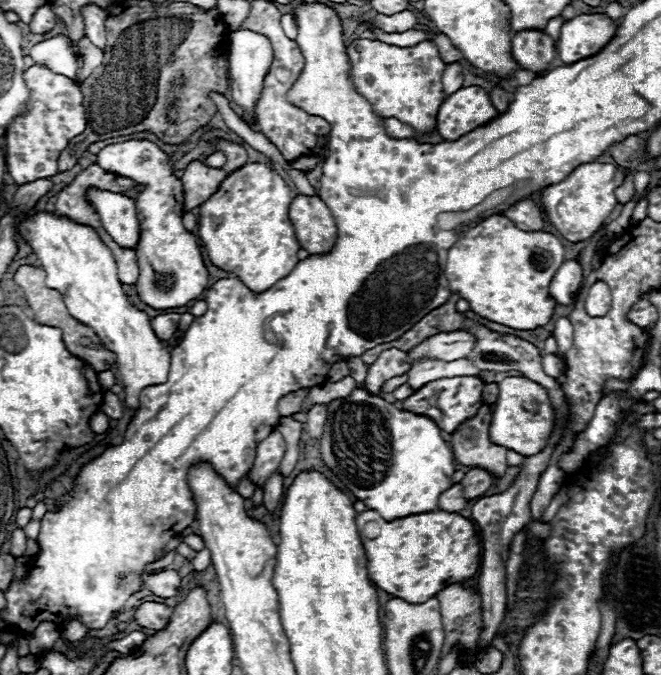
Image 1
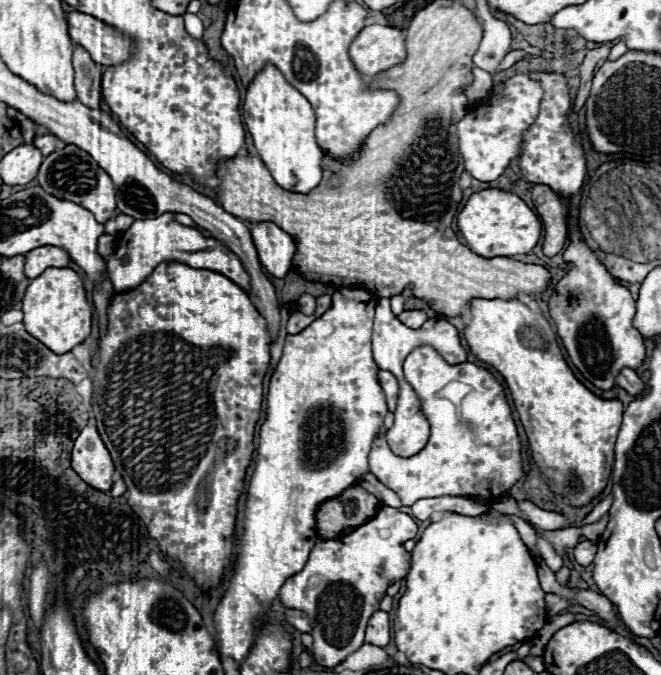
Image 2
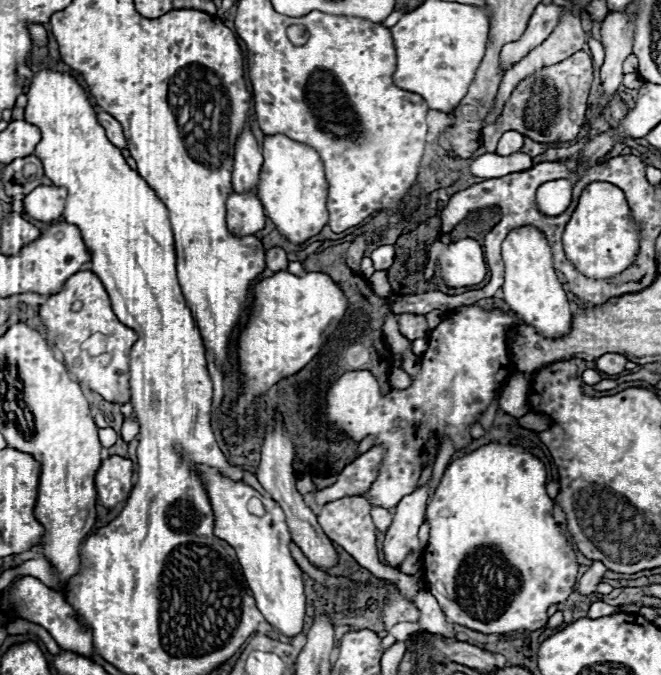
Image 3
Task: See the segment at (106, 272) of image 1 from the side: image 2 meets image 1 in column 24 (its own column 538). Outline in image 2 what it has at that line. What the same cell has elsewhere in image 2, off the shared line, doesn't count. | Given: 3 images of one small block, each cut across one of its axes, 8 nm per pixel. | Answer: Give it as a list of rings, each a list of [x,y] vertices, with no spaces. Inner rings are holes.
[[[490,188],[470,196],[464,210],[458,214],[458,228],[462,230],[466,246],[482,258],[526,256],[540,240],[542,222],[520,196]]]

